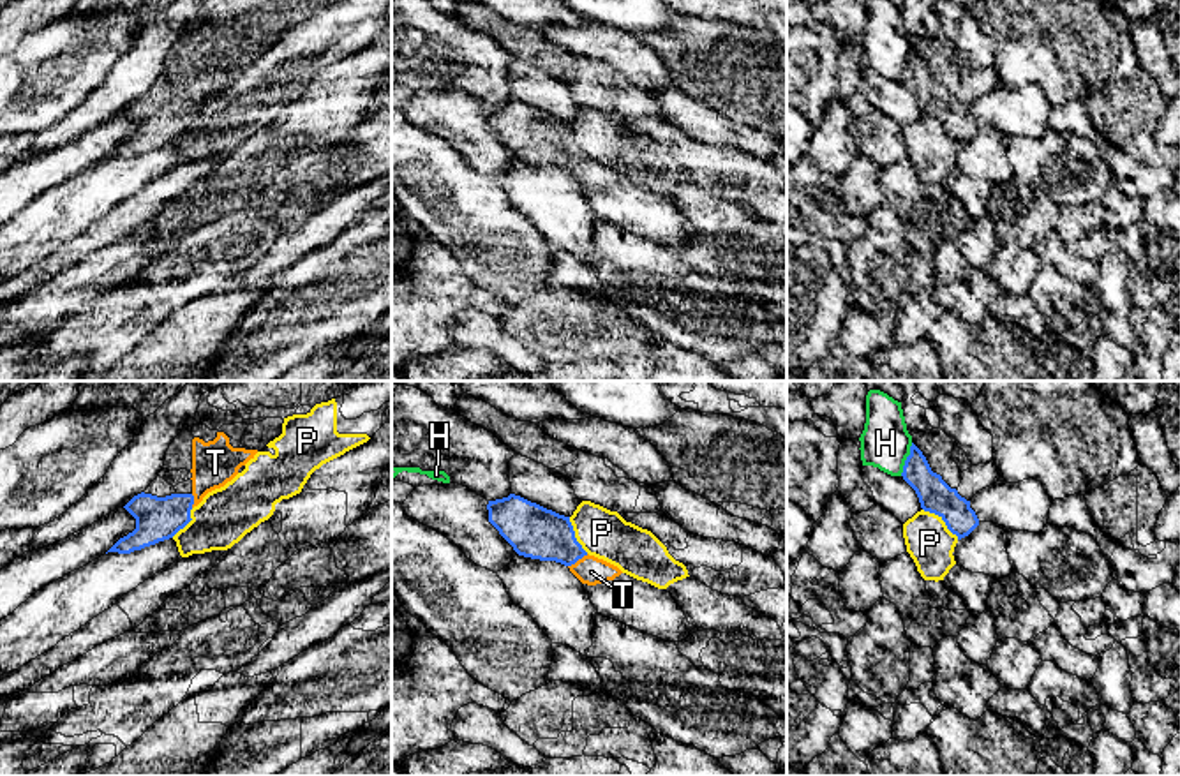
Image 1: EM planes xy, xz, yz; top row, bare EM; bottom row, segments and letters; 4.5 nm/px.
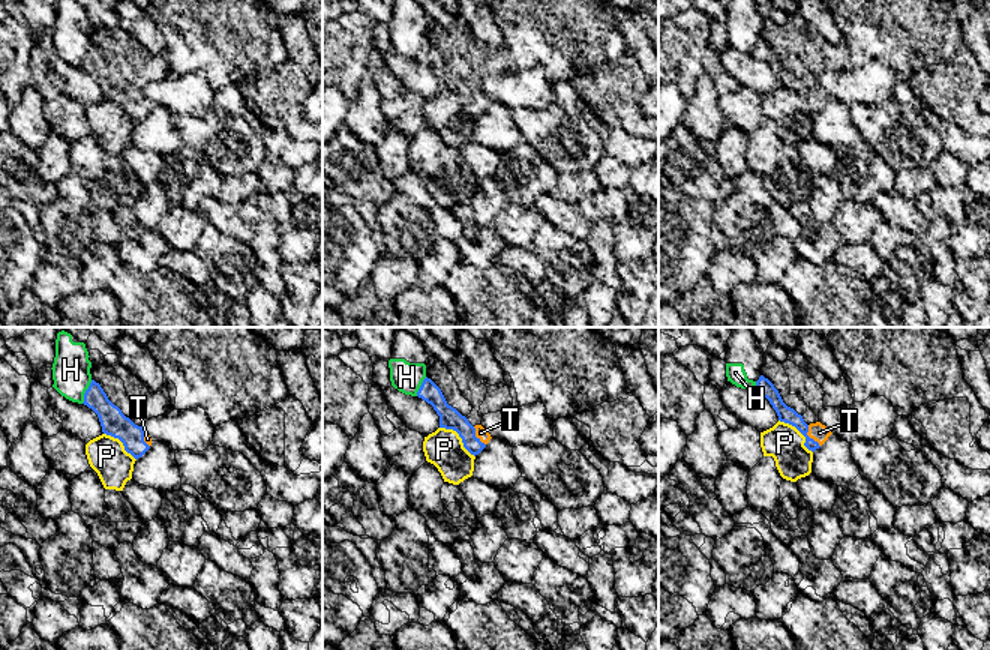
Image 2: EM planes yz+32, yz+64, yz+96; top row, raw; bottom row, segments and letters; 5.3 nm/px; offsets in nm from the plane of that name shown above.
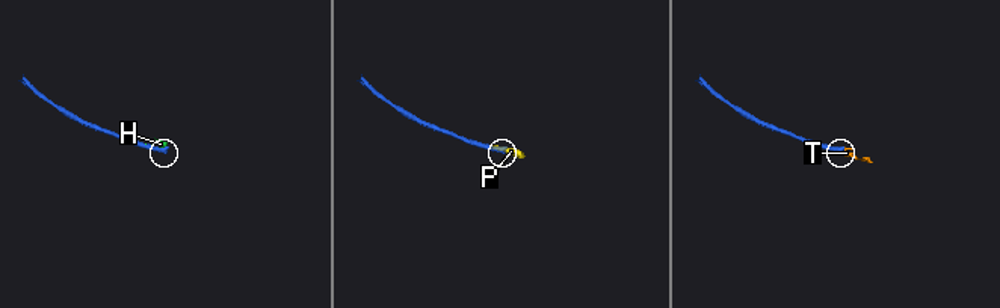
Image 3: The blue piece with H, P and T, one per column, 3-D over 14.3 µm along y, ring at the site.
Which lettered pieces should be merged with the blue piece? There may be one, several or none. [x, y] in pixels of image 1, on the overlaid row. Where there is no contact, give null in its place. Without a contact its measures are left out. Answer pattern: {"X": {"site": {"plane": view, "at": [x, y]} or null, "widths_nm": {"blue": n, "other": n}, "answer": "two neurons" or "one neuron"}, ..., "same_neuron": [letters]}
{"H": {"site": {"plane": "yz", "at": [907, 459]}, "widths_nm": {"blue": 160, "other": 220}, "answer": "two neurons"}, "P": {"site": {"plane": "yz", "at": [942, 519]}, "widths_nm": {"blue": 160, "other": 220}, "answer": "two neurons"}, "T": {"site": {"plane": "xz", "at": [577, 559]}, "widths_nm": {"blue": 240, "other": 130}, "answer": "one neuron"}, "same_neuron": ["T"]}

